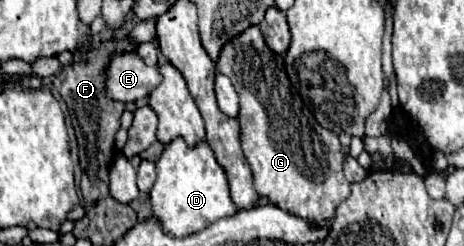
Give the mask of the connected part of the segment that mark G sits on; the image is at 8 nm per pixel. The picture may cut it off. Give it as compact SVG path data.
M250 26L240 36L230 40L216 62L220 74L228 76L240 98L240 140L244 156L254 174L254 188L260 196L266 196L272 204L308 218L312 222L332 220L340 202L344 202L350 194L350 182L344 176L344 160L346 154L340 148L340 140L334 132L322 128L312 112L304 106L296 88L290 84L284 56L270 52L266 42L262 40L262 32L258 26Z

